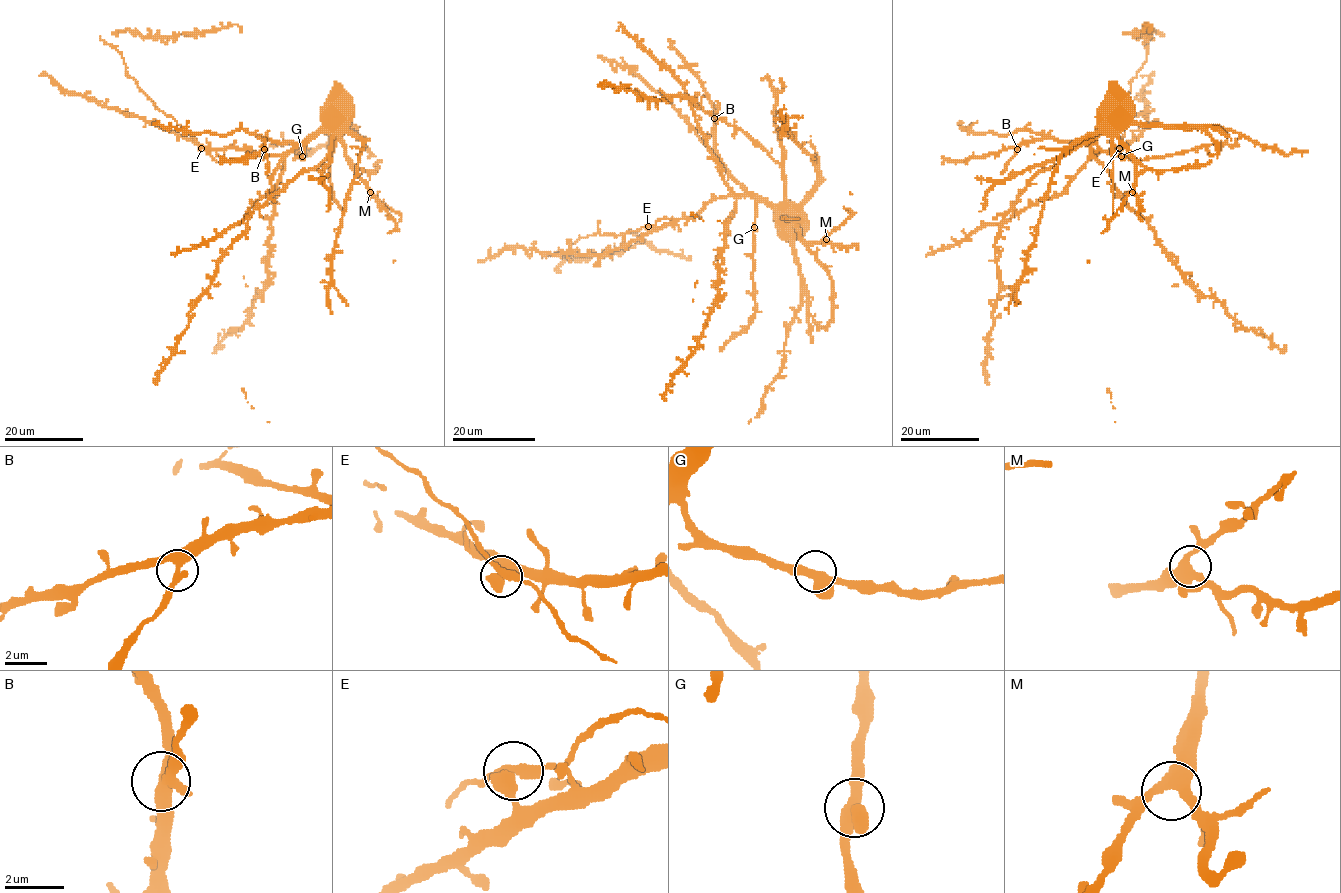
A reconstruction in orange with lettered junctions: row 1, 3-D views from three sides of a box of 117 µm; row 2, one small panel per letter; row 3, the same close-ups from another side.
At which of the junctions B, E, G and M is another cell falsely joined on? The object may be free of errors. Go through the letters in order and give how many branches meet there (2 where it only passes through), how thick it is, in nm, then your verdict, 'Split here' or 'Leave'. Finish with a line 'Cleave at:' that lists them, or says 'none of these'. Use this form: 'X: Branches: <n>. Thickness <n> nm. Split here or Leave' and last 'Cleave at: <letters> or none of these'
B: Branches: 3. Thickness 360 nm. Leave
E: Branches: 3. Thickness 400 nm. Leave
G: Branches: 3. Thickness 380 nm. Leave
M: Branches: 3. Thickness 400 nm. Leave
Cleave at: none of these

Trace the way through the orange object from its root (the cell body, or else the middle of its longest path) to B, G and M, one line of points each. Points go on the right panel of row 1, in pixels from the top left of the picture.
B: (1114, 112), (1114, 118), (1102, 121), (1088, 143), (1030, 140), (1017, 149)
G: (1114, 112), (1114, 120), (1101, 132), (1097, 144), (1103, 151), (1121, 156)
M: (1114, 112), (1114, 133), (1134, 162), (1136, 183), (1132, 192)

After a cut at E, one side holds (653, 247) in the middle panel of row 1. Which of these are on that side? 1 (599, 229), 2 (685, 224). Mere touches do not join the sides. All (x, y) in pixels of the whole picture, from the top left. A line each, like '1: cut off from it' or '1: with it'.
1: cut off from it
2: with it

